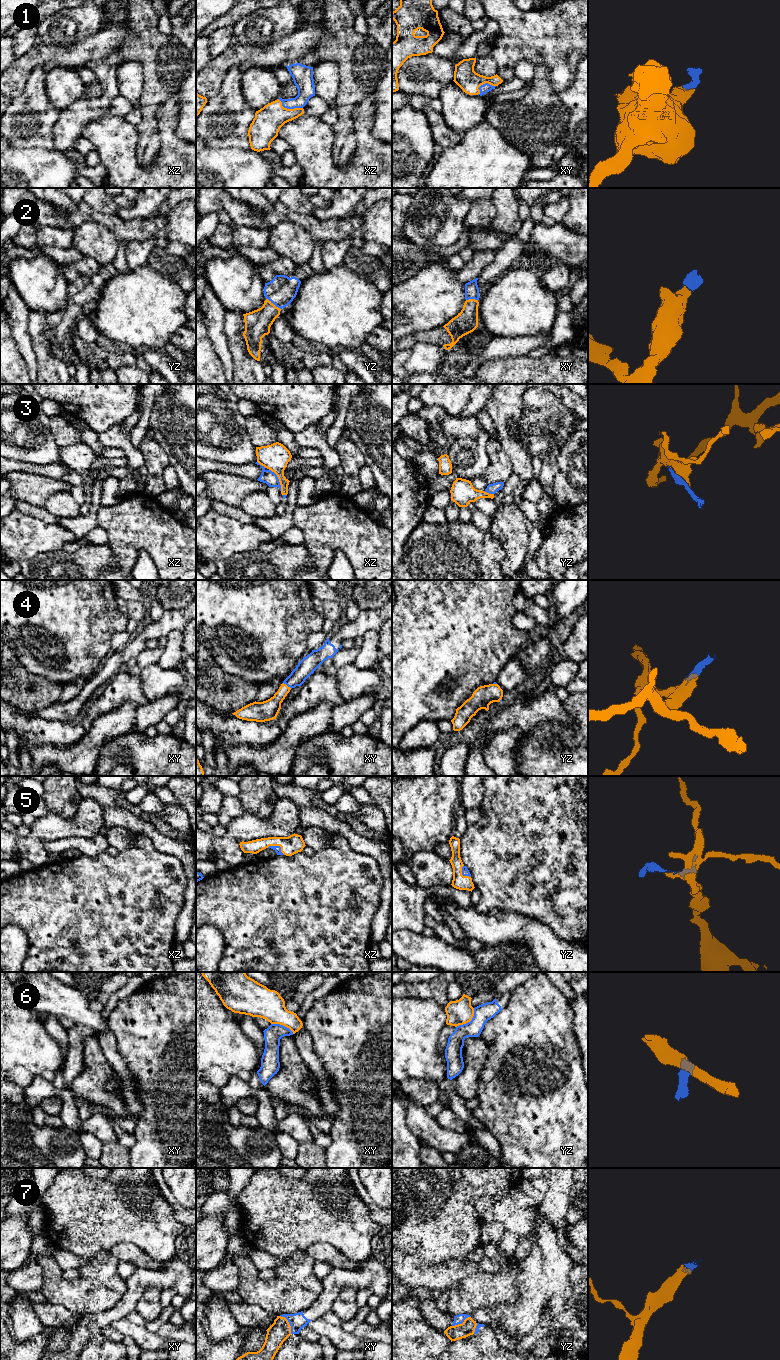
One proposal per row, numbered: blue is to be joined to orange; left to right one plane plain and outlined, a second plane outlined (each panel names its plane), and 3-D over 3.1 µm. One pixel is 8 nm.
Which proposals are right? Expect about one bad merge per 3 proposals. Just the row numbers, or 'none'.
1, 2, 4, 5, 7

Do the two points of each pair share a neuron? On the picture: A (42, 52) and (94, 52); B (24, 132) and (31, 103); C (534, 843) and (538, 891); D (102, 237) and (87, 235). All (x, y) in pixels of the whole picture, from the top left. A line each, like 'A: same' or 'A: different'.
A: same
B: same
C: same
D: same

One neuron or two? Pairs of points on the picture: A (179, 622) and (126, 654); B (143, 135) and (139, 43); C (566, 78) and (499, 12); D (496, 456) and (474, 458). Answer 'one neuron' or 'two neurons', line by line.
A: one neuron
B: one neuron
C: one neuron
D: two neurons

